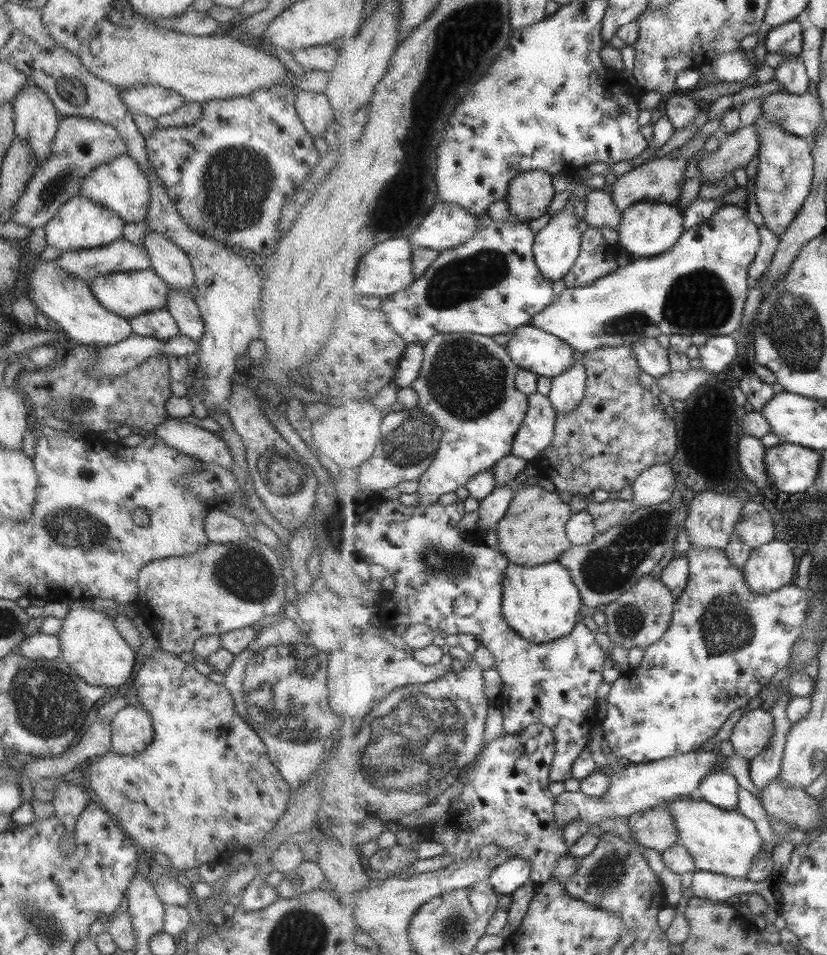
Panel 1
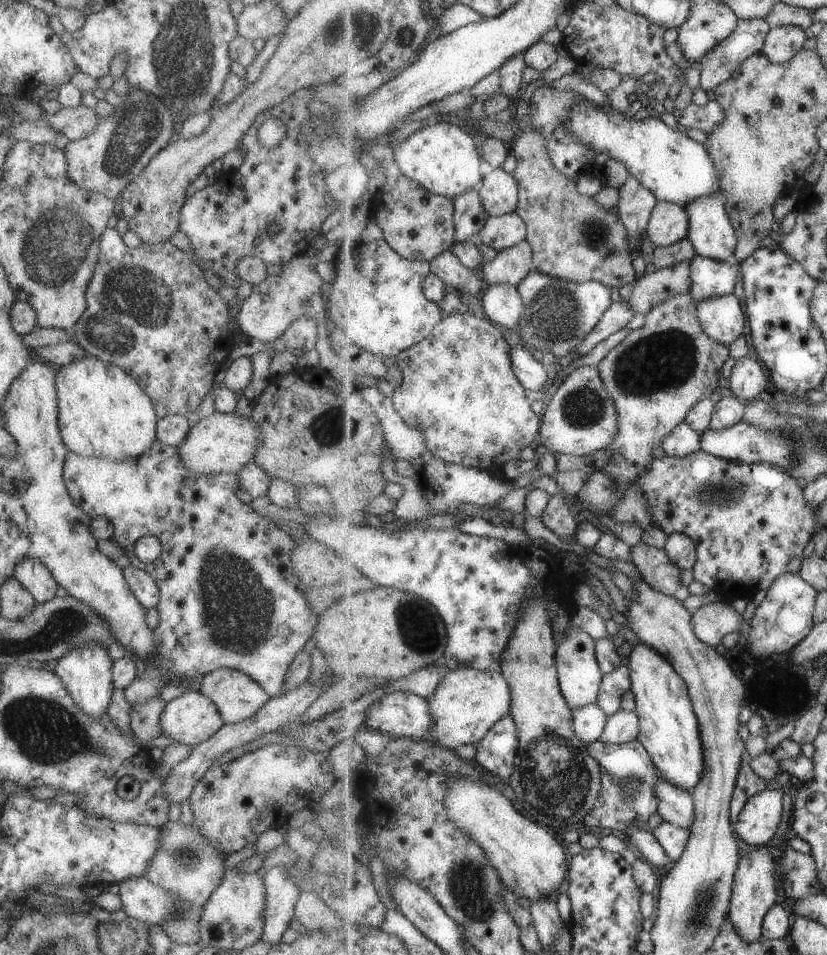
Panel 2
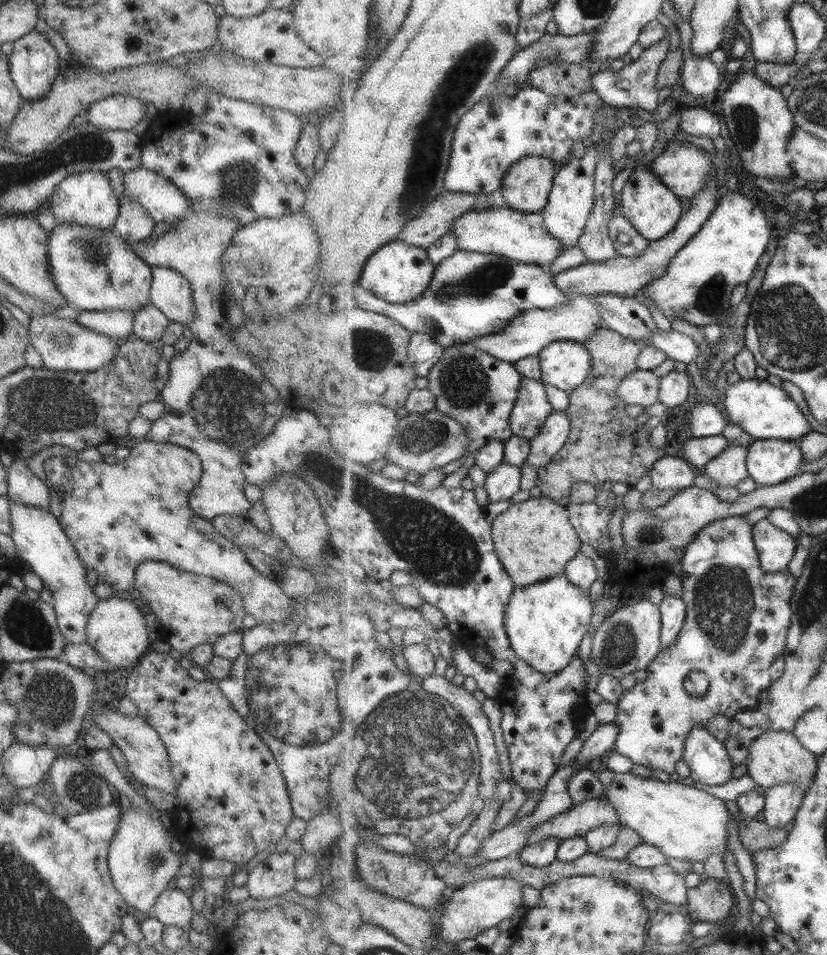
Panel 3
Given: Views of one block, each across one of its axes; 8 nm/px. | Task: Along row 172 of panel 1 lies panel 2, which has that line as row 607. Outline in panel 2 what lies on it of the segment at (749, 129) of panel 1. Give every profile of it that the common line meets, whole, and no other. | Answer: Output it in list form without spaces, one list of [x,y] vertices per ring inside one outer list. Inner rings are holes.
[[[725,600],[705,604],[694,613],[695,634],[713,647],[724,644],[731,632],[740,632],[739,627],[744,622],[742,615]]]

